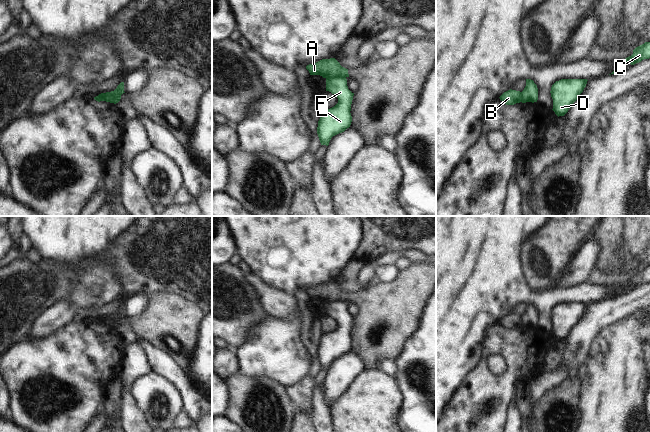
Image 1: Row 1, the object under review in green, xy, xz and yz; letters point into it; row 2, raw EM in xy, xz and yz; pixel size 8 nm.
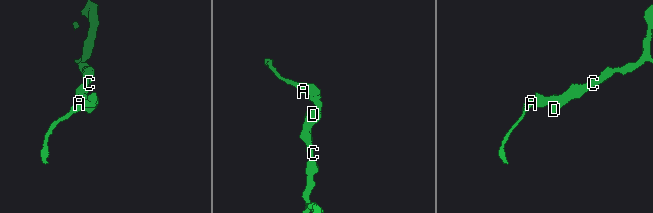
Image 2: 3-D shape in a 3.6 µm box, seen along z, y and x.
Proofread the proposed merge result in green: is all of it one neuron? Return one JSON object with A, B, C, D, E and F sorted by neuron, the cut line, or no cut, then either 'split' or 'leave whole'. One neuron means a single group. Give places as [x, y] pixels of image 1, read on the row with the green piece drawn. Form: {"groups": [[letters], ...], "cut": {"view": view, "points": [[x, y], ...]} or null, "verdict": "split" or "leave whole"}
{"groups": [["A", "B"], ["C", "D", "E", "F"]], "cut": {"view": "xz", "points": [[345, 77], [328, 77], [326, 79]]}, "verdict": "split"}

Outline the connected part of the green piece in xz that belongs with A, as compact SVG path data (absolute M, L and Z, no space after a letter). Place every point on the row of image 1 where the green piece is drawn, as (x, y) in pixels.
M335 58L322 59L306 66L310 75L320 75L323 78L349 77L348 69L342 67Z

